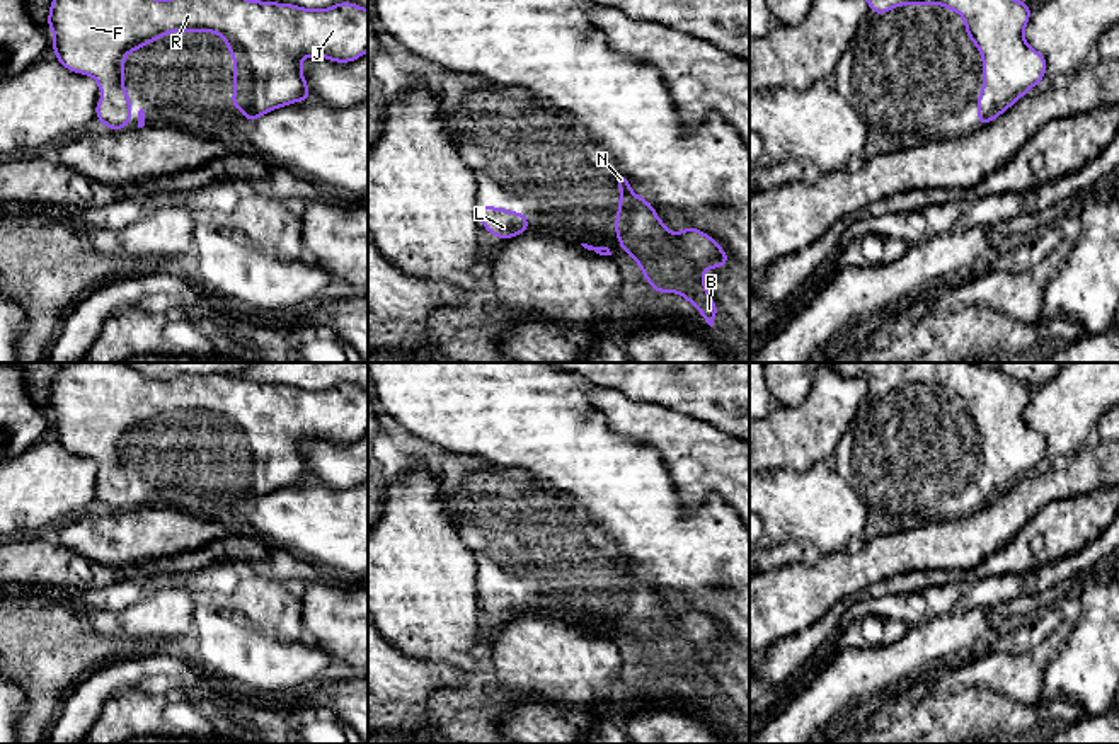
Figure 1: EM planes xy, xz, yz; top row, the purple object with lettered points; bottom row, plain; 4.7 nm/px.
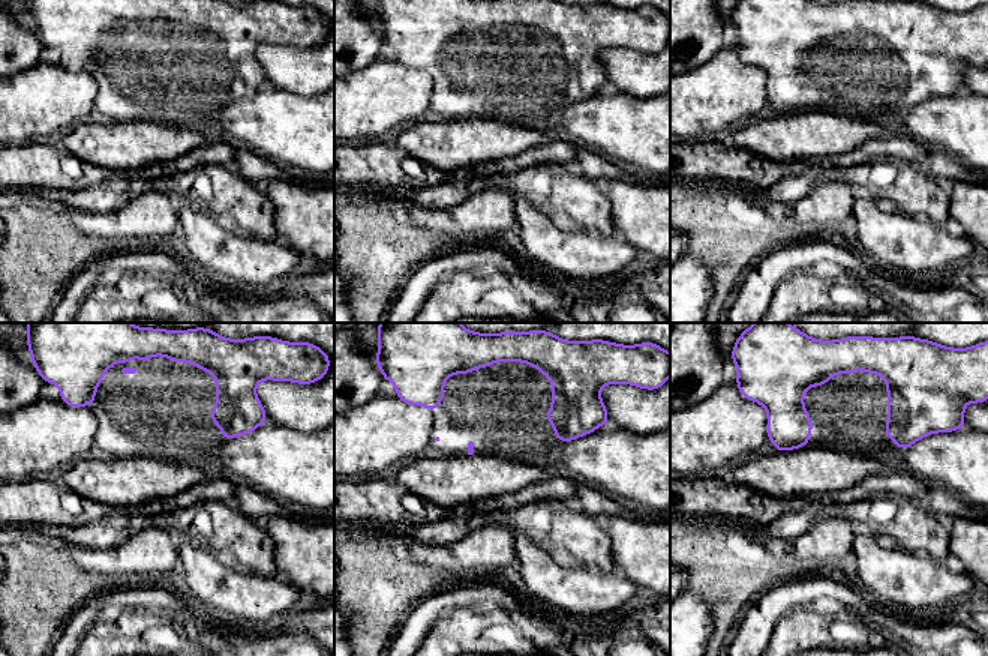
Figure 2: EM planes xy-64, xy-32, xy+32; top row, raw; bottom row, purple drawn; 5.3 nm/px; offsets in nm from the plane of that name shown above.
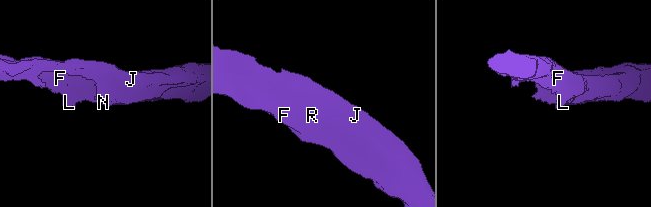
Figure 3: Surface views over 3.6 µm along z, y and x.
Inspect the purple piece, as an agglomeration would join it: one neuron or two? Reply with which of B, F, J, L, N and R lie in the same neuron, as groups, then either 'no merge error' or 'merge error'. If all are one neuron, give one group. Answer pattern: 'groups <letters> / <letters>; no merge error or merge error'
groups B F J L N R; no merge error

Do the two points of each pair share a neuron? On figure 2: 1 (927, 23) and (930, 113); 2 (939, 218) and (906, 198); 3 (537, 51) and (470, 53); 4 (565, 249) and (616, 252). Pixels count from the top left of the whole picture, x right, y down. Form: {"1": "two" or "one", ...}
{"1": "two", "2": "one", "3": "one", "4": "one"}

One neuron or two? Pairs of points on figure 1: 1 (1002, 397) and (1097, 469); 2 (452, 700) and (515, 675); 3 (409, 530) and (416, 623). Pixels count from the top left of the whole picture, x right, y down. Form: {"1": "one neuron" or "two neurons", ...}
{"1": "two neurons", "2": "one neuron", "3": "one neuron"}

